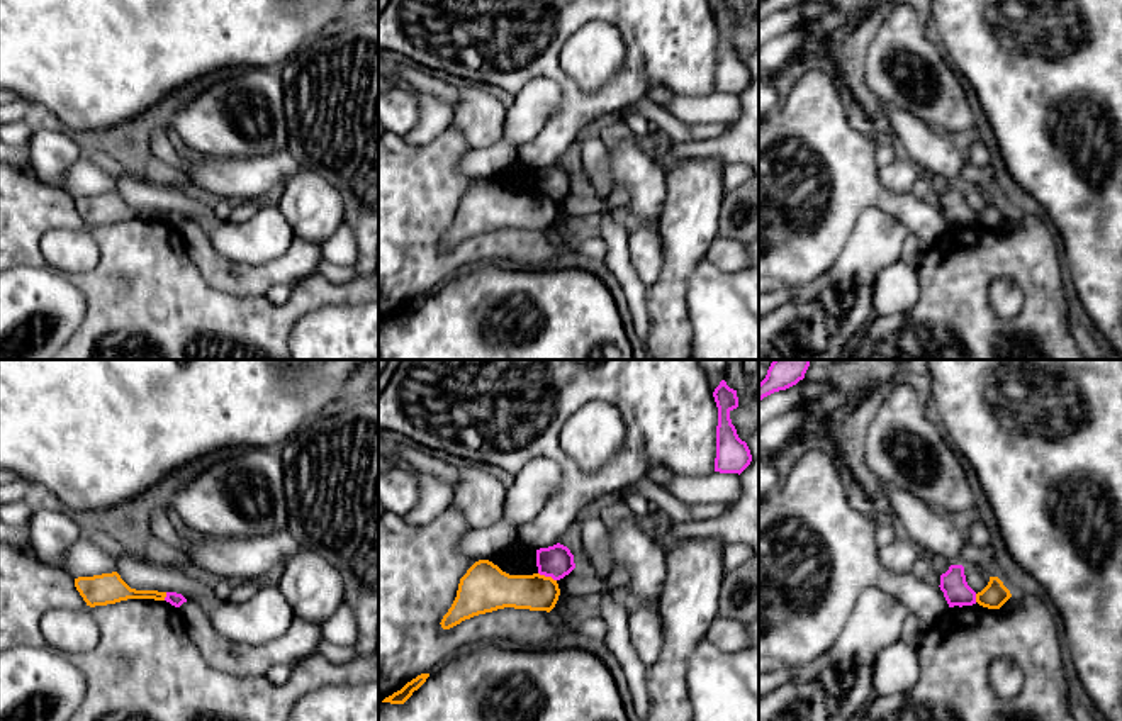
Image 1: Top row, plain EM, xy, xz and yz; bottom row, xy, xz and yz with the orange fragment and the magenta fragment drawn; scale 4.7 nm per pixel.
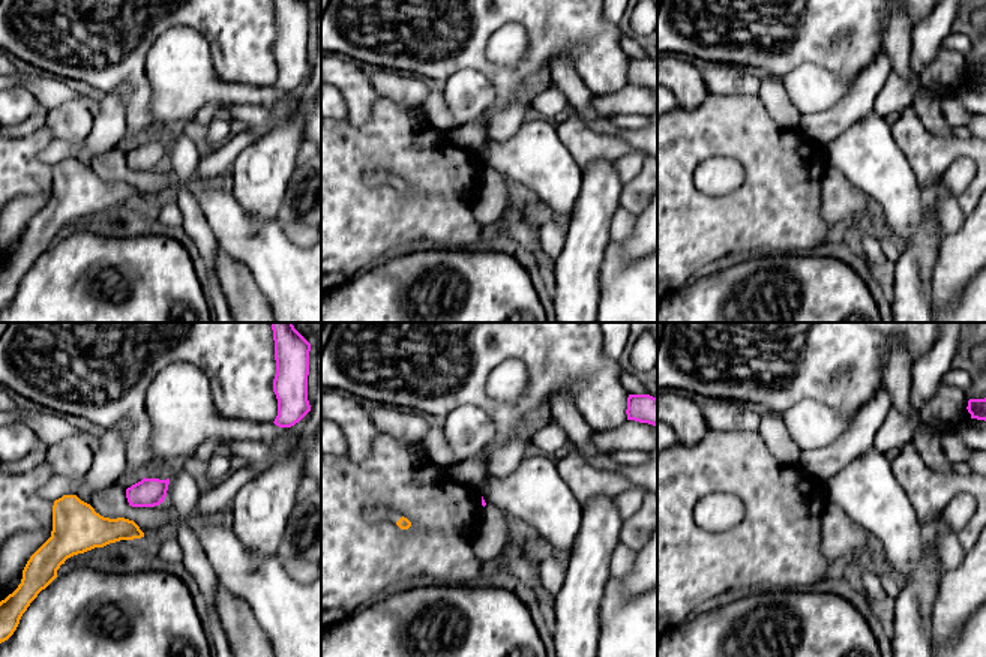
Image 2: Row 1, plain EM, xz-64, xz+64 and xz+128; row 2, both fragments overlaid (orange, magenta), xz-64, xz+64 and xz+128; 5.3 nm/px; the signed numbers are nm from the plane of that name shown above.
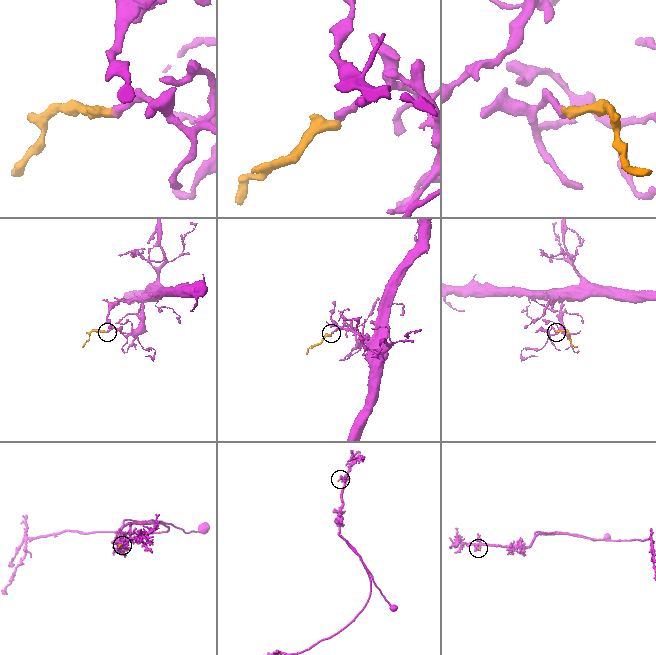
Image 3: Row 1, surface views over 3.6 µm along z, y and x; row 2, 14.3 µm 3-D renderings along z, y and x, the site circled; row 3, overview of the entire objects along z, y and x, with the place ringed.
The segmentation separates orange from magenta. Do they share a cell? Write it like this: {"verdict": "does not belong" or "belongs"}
{"verdict": "does not belong"}

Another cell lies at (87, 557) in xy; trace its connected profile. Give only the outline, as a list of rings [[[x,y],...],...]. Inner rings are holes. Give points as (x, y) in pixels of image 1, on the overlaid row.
[[[83,533],[59,560],[59,570],[73,578],[117,572],[117,556],[105,541]]]

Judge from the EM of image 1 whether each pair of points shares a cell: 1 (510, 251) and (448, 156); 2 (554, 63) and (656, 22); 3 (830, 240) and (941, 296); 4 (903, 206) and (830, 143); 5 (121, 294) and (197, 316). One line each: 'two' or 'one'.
1: one
2: one
3: two
4: one
5: one

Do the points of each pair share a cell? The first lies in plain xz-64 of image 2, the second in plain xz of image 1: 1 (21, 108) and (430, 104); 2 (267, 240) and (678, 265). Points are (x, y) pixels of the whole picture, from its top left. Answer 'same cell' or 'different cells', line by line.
1: different cells
2: different cells

